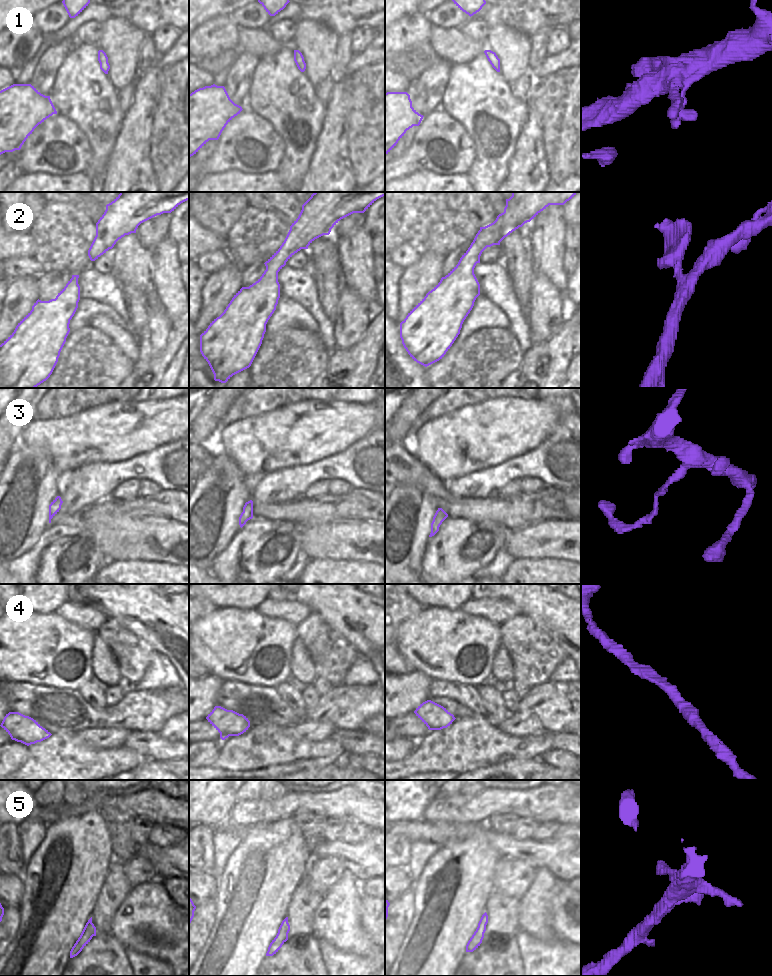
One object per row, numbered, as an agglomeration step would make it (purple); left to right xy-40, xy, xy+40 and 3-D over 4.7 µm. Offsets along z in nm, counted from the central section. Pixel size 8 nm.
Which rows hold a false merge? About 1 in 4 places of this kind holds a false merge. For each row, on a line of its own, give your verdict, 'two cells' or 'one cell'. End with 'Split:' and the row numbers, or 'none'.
1: one cell
2: one cell
3: two cells
4: one cell
5: one cell
Split: 3

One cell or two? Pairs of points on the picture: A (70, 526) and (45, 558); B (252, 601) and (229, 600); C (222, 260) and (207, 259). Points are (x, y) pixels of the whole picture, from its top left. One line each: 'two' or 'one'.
A: one
B: one
C: one

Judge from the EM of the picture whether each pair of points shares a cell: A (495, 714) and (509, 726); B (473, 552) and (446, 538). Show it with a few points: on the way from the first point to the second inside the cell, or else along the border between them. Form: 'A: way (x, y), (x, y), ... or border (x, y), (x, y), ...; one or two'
A: border (508, 714), (498, 726); two
B: way (466, 550), (457, 549), (453, 545); one

